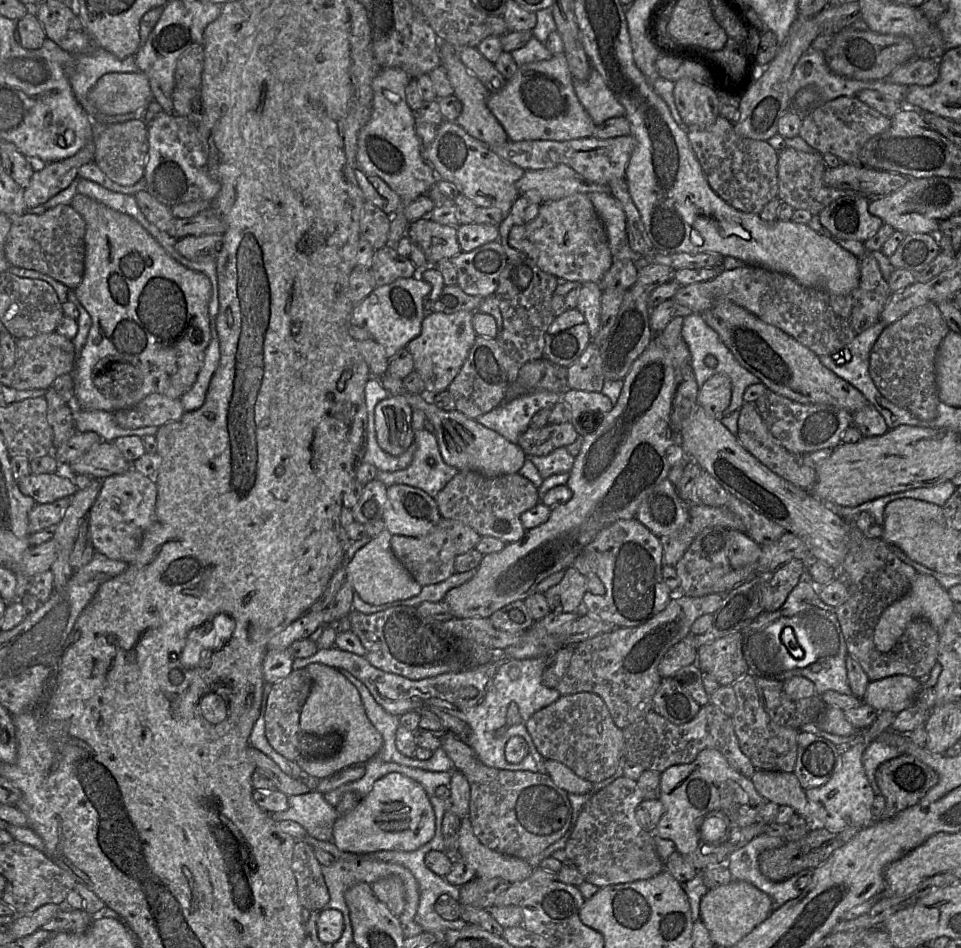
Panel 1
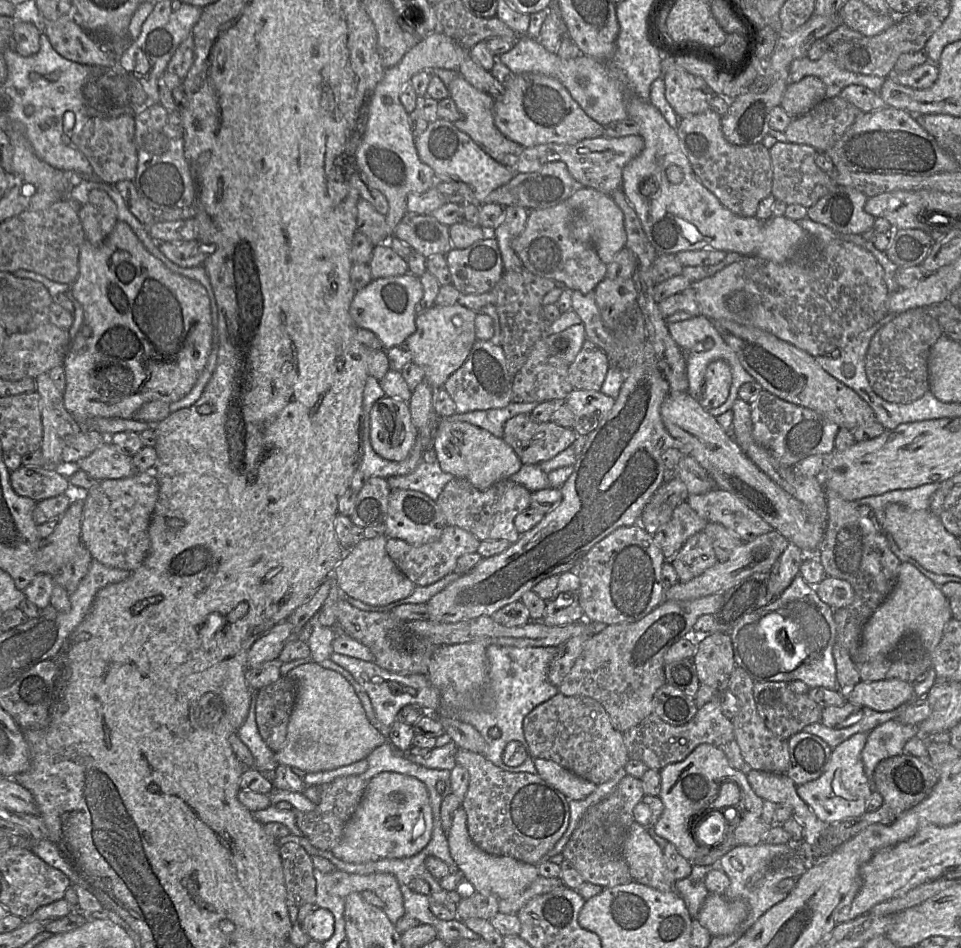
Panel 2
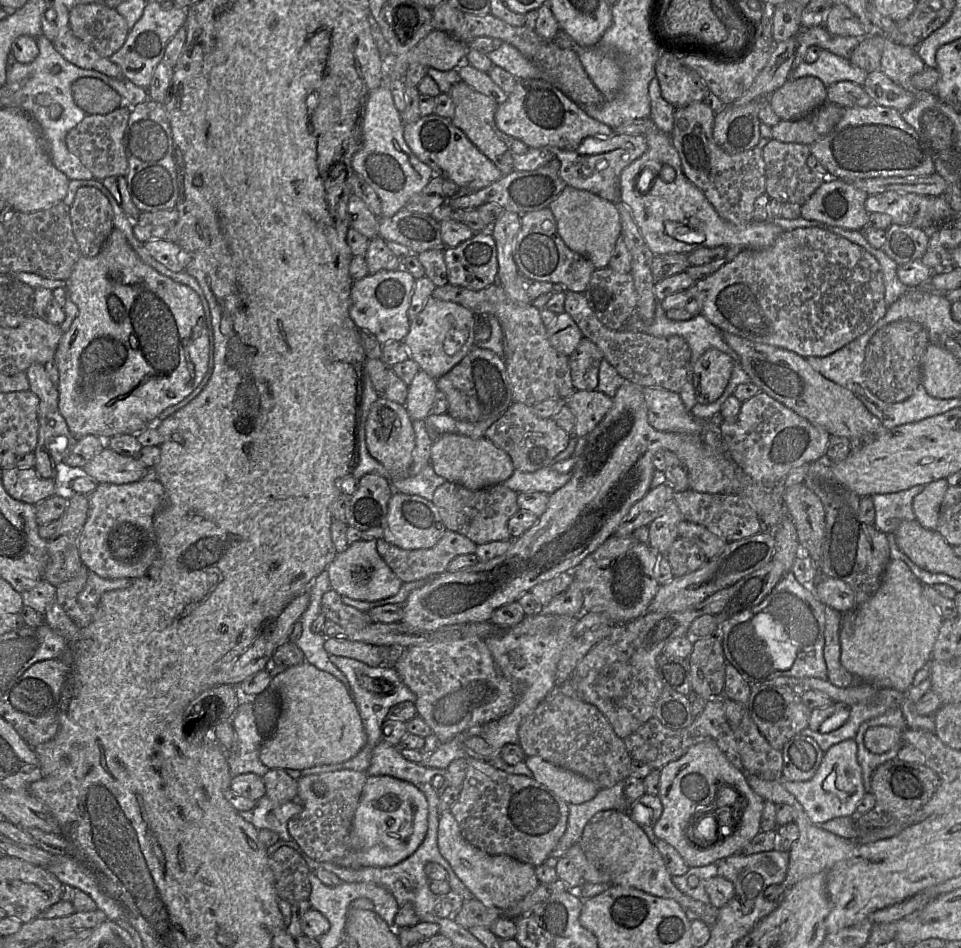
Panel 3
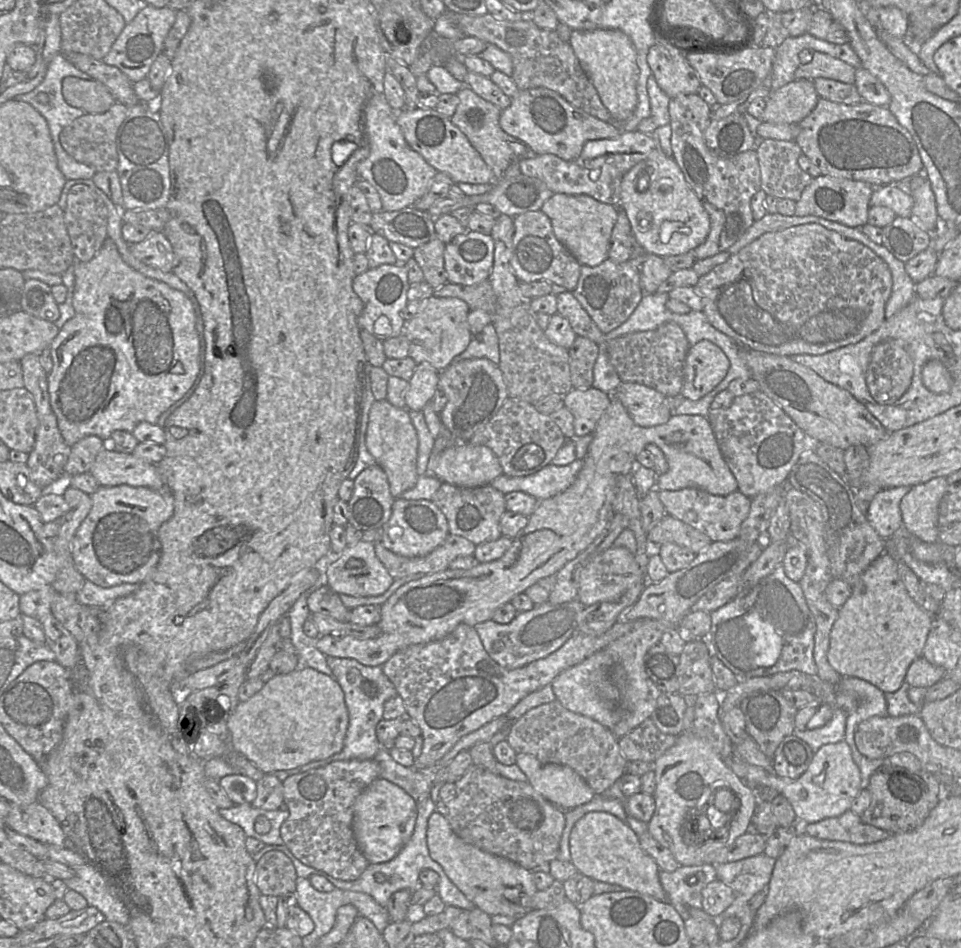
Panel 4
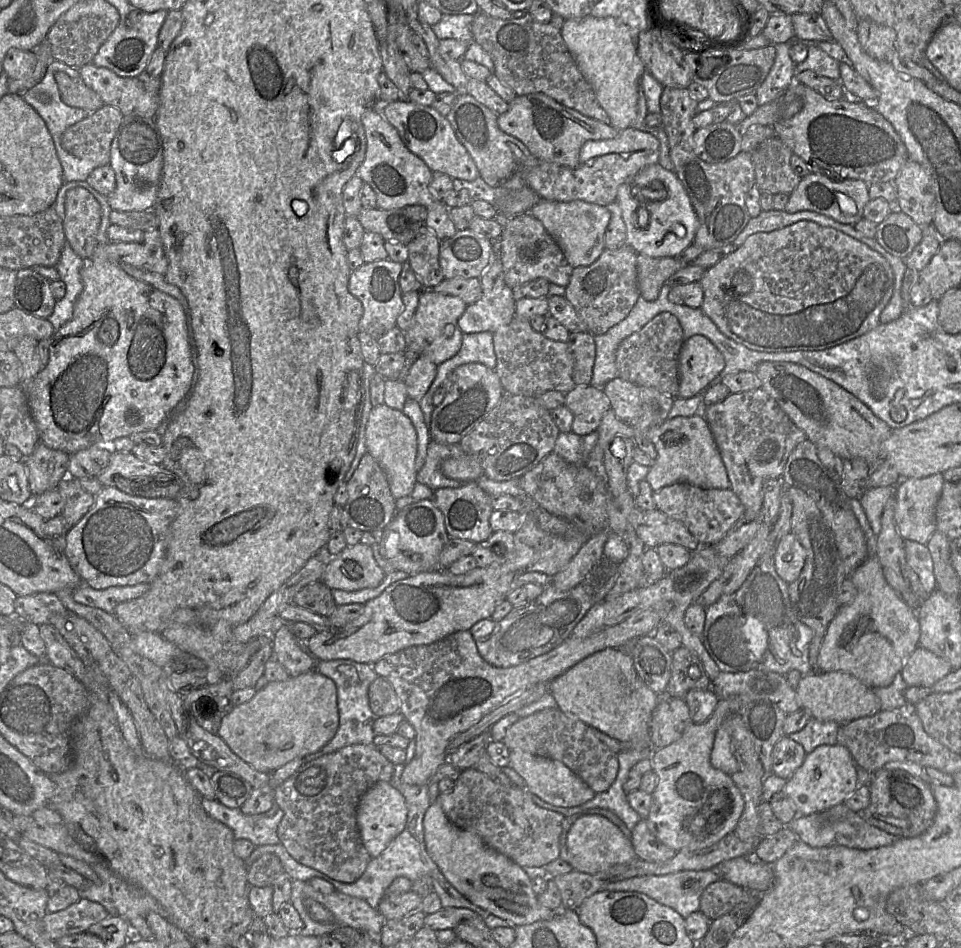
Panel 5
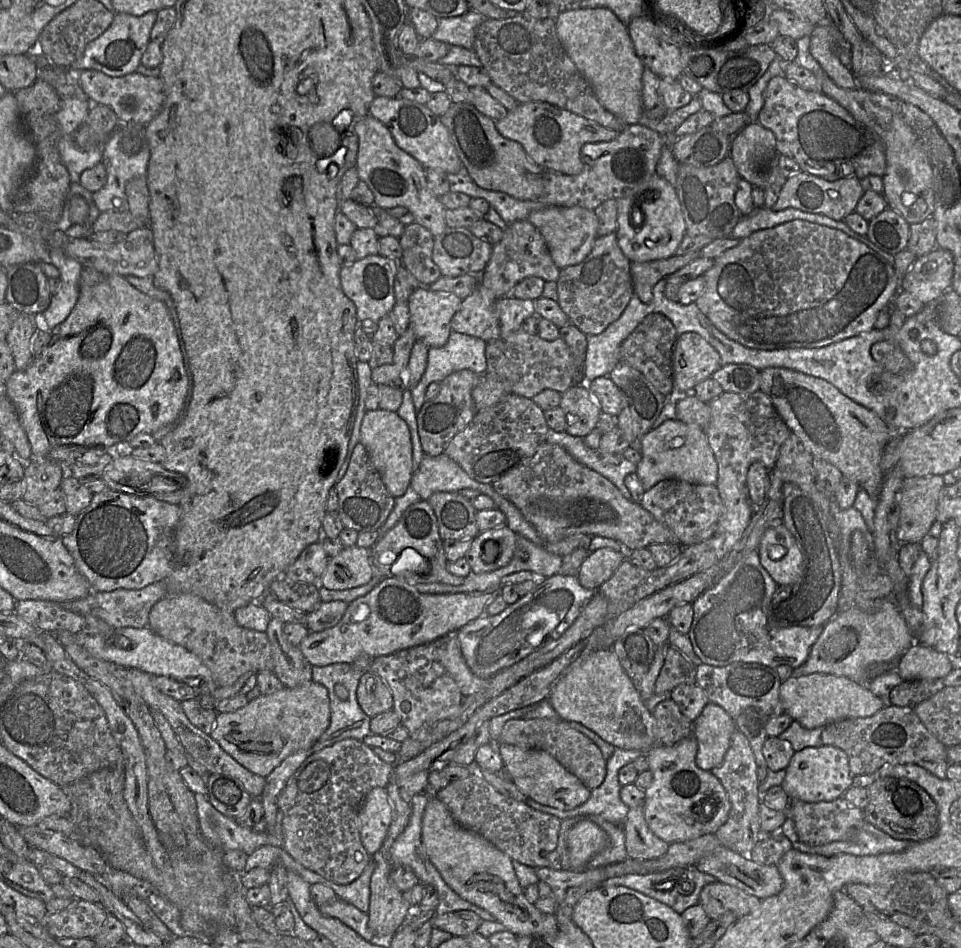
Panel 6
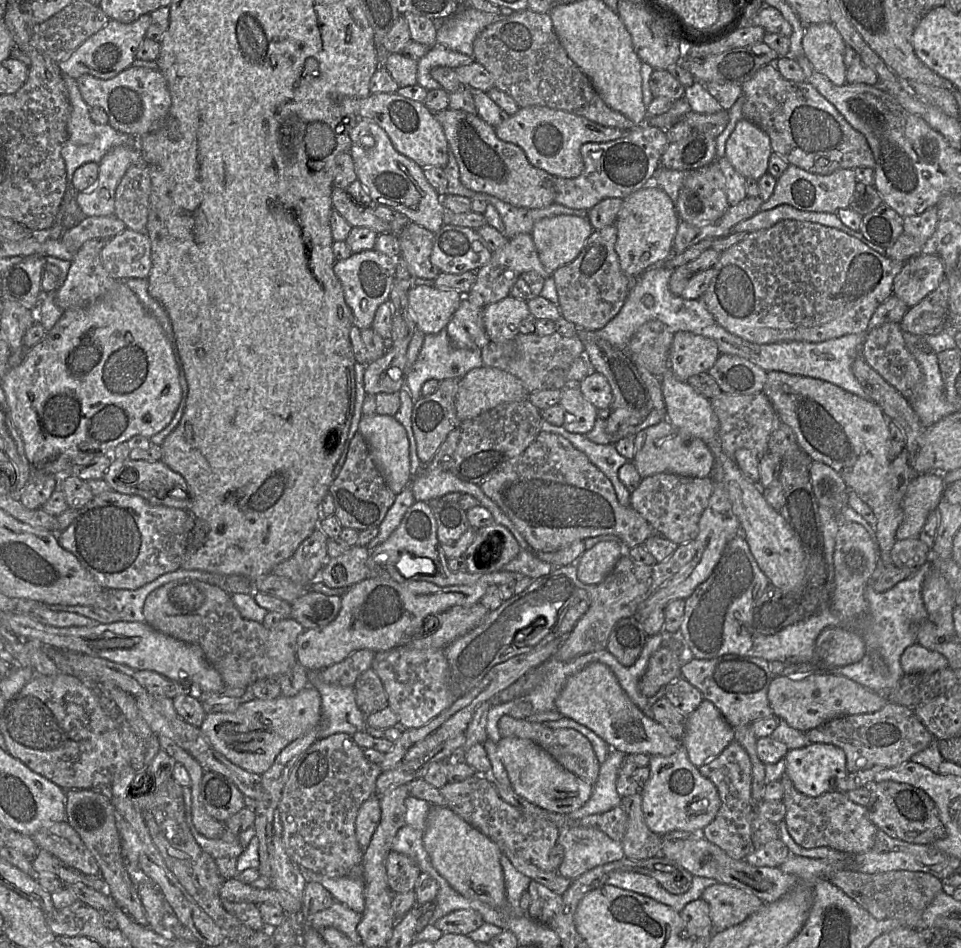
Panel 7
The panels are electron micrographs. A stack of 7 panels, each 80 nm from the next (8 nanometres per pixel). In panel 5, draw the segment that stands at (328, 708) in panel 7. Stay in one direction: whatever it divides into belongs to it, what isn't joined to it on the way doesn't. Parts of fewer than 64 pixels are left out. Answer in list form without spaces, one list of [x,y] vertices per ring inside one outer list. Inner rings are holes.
[[[350,659],[316,661],[316,670],[332,679],[337,686],[337,704],[339,711],[339,727],[334,737],[319,751],[306,757],[306,762],[333,753],[353,744],[372,744],[375,733],[373,724],[378,718],[369,705],[368,689],[379,676],[373,664],[357,663]]]

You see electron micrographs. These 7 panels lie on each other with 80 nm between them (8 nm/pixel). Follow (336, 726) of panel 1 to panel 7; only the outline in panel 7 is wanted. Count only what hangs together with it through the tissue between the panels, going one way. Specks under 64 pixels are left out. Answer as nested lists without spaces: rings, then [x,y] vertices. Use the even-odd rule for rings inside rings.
[[[308,685],[295,696],[280,695],[270,700],[254,699],[242,703],[233,712],[207,714],[200,730],[213,748],[233,764],[262,775],[289,743],[320,723],[321,715],[321,694]]]

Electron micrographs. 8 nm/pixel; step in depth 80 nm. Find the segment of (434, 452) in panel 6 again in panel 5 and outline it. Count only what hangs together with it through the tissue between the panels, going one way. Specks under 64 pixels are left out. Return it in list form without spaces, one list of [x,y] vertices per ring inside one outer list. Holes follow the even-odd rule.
[[[480,363],[463,364],[455,368],[444,380],[443,401],[434,407],[428,425],[431,440],[441,444],[458,444],[496,406],[504,394],[494,369]]]

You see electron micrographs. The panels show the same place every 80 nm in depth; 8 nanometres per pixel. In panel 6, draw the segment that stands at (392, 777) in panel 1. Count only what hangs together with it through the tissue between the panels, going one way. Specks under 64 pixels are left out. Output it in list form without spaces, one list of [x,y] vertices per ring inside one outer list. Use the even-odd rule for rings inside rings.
[[[386,787],[373,788],[367,794],[359,811],[359,819],[361,842],[368,854],[373,855],[380,849],[392,820]]]

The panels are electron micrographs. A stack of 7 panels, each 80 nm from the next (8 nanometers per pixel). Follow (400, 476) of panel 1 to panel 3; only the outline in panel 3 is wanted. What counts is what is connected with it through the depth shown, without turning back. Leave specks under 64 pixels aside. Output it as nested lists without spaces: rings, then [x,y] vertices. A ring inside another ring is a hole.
[[[429,463],[417,475],[391,480],[391,486],[393,493],[418,495],[432,501],[435,490],[445,482],[446,480],[437,475]]]

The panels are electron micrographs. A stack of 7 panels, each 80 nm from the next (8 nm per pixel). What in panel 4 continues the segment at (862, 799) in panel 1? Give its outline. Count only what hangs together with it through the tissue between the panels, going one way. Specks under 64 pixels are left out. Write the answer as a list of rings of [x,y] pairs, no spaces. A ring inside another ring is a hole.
[[[844,740],[820,747],[815,752],[808,769],[796,780],[787,780],[762,767],[748,764],[734,753],[724,761],[738,777],[752,788],[767,788],[771,792],[777,792],[786,797],[800,824],[814,823],[842,815],[850,809],[853,800],[861,791],[860,771],[853,760],[849,744]]]

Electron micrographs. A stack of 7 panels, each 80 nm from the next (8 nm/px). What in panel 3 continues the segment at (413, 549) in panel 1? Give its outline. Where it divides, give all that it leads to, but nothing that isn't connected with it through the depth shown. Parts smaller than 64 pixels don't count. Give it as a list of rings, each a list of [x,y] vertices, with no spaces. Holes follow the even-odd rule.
[[[447,529],[442,538],[428,549],[404,550],[386,542],[384,539],[377,540],[377,552],[404,583],[421,580],[432,575],[440,575],[447,571],[449,563],[456,556],[473,554],[476,548],[477,544],[469,538]]]

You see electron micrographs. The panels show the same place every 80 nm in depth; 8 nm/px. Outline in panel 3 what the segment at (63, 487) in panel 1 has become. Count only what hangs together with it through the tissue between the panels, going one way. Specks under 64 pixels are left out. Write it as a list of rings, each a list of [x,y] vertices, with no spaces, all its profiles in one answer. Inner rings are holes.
[[[17,466],[3,470],[2,484],[5,491],[15,500],[36,505],[55,495],[55,481],[42,478],[34,468],[20,469]]]

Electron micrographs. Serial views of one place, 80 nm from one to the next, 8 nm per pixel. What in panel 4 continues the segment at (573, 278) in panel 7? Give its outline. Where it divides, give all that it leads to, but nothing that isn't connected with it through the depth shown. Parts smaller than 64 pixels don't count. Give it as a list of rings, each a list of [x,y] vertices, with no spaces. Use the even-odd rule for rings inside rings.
[[[609,258],[595,267],[582,265],[577,286],[572,293],[597,327],[607,334],[627,320],[643,297],[639,265],[632,260],[615,263]]]

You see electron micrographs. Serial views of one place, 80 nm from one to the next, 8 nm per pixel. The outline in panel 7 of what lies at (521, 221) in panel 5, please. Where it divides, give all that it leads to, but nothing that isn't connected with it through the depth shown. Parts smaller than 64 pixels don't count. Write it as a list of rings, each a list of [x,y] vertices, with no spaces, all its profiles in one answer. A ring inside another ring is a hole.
[[[530,233],[518,234],[514,238],[508,239],[502,248],[492,252],[490,261],[476,271],[475,283],[470,291],[464,295],[464,298],[471,304],[484,309],[489,304],[509,296],[514,283],[520,275],[529,271],[536,272],[545,279],[551,276],[539,259],[532,235]]]

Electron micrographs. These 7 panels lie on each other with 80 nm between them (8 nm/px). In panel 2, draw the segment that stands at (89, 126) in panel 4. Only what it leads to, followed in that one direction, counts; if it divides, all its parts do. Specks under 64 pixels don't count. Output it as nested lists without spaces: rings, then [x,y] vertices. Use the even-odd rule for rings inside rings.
[[[131,114],[117,117],[90,117],[78,136],[69,138],[88,160],[93,176],[100,182],[114,185],[119,181],[133,181],[137,172],[137,148],[135,145],[135,121]]]

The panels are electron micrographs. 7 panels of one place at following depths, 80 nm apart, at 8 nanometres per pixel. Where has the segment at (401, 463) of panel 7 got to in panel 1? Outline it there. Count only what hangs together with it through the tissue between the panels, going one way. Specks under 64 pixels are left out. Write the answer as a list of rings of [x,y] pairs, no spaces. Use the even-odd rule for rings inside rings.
[[[389,396],[374,409],[376,440],[392,456],[404,453],[414,441],[412,408],[401,396]]]

